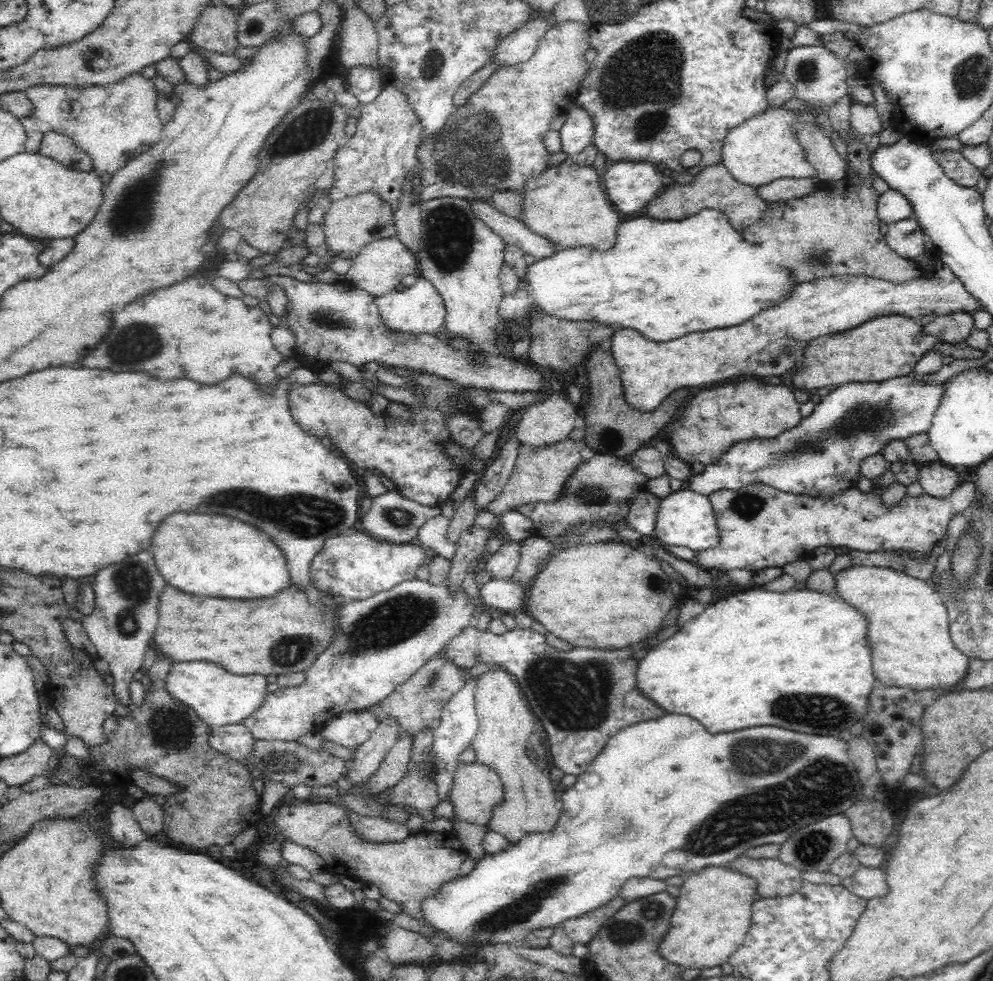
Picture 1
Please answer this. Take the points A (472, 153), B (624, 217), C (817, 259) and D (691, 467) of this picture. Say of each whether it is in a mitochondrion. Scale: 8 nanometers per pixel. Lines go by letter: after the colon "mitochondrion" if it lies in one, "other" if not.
A: mitochondrion
B: other
C: mitochondrion
D: other

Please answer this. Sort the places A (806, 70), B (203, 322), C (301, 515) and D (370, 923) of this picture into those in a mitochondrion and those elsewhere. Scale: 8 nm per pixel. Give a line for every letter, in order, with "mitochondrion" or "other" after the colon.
A: mitochondrion
B: other
C: mitochondrion
D: other

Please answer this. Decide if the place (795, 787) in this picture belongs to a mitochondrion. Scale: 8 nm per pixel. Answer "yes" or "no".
yes

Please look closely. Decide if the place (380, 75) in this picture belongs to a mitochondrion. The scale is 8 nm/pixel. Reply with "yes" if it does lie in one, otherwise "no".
no

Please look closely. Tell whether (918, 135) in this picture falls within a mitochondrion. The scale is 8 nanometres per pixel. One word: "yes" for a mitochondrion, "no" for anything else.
no

